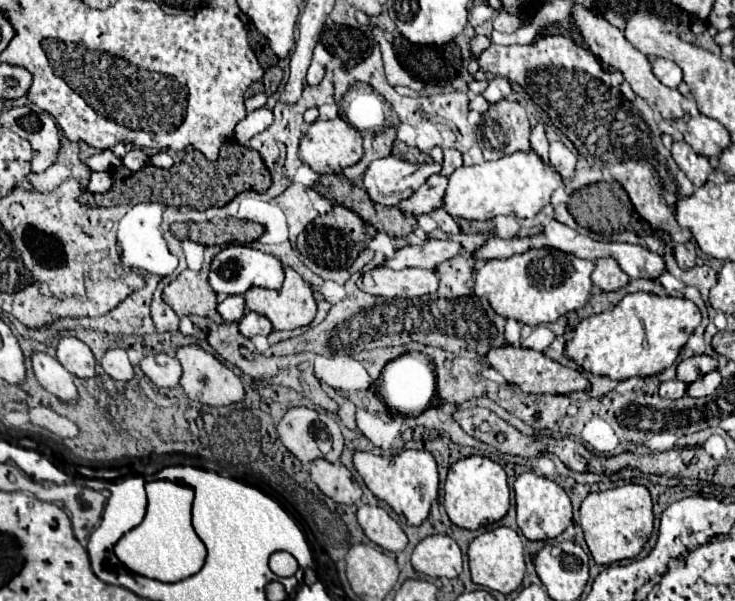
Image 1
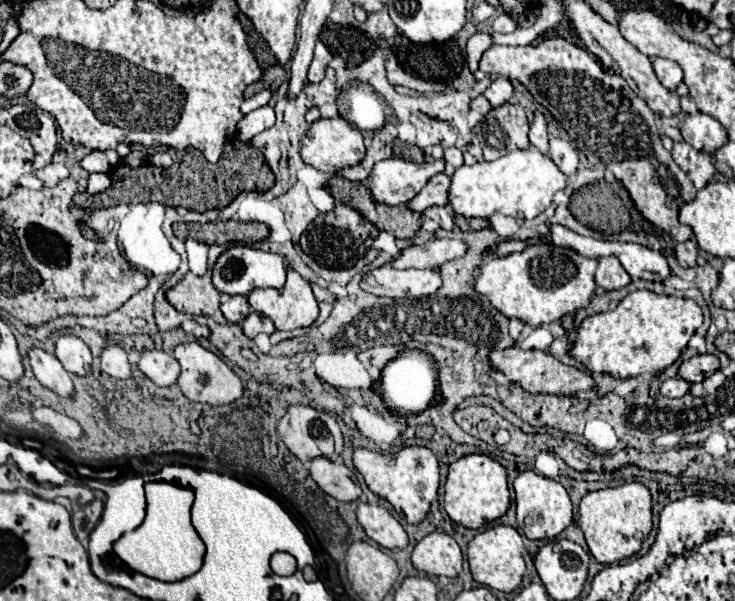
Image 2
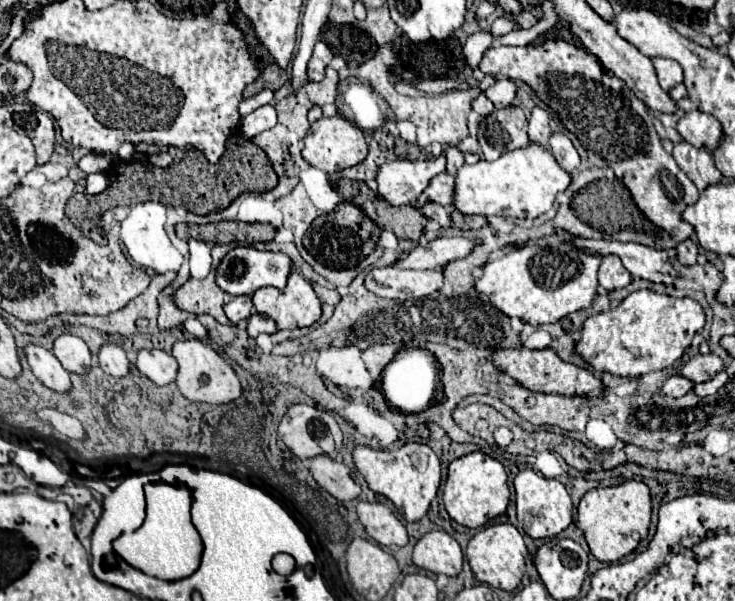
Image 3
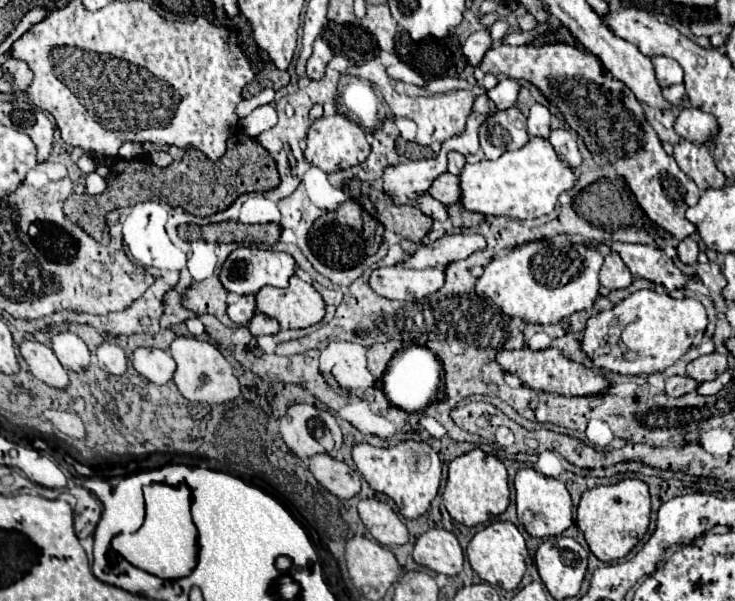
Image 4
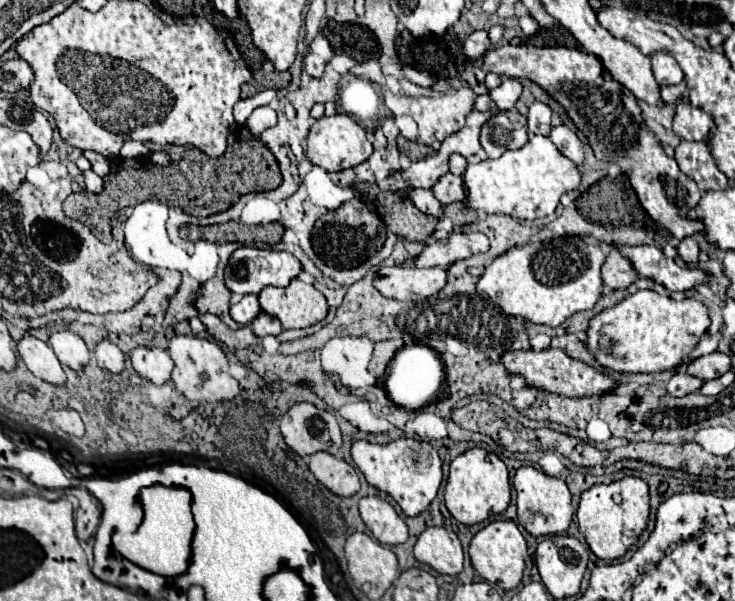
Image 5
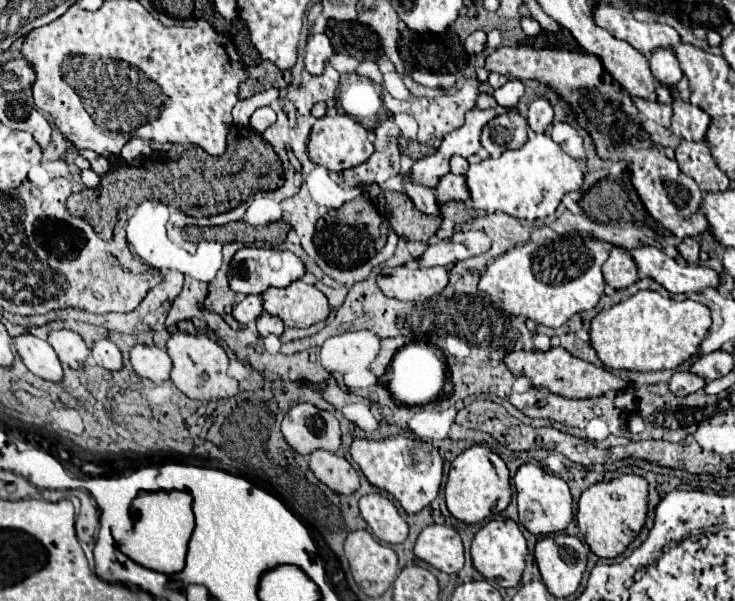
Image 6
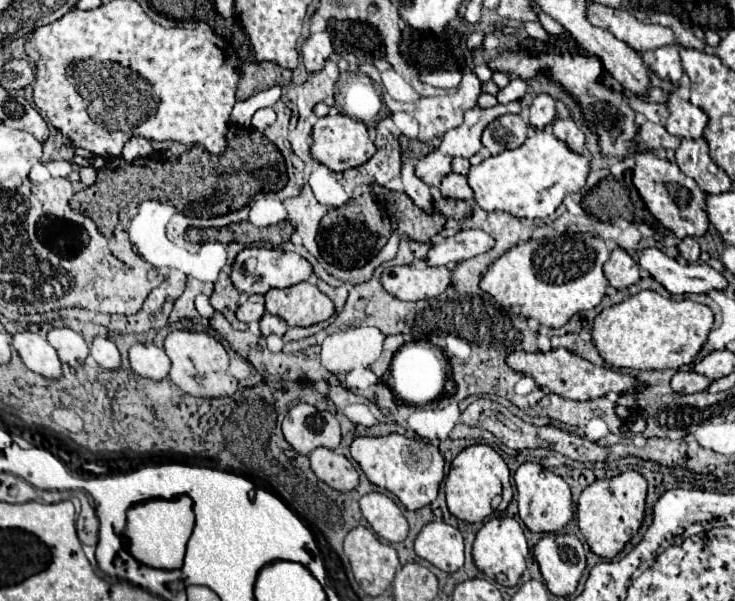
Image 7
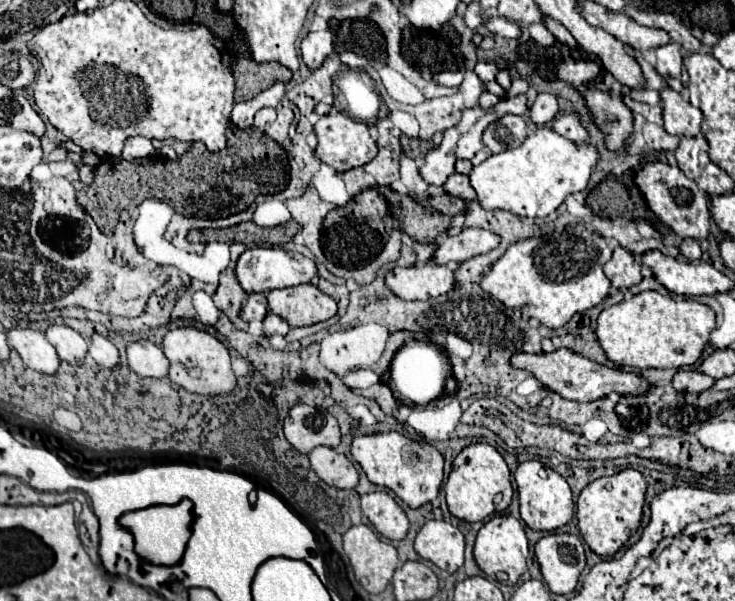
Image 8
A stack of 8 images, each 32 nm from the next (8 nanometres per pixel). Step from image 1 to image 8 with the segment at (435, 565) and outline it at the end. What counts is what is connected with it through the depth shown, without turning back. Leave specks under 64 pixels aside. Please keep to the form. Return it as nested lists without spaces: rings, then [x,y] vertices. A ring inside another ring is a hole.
[[[428,520],[414,540],[414,550],[446,572],[464,564],[464,534],[444,520]]]

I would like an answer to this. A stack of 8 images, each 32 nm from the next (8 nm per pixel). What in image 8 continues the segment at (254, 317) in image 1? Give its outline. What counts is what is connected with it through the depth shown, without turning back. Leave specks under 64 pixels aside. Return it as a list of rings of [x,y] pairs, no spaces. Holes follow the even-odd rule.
[[[268,314],[268,316],[264,318],[264,332],[266,332],[266,336],[272,336],[272,334],[282,334],[282,336],[286,336],[286,334],[290,332],[290,326],[288,326],[286,320],[280,320],[280,316]]]

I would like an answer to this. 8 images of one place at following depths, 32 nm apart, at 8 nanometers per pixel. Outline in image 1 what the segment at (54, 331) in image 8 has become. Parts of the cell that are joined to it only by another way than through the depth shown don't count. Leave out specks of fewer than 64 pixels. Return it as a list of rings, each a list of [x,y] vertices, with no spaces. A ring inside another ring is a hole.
[[[64,336],[58,340],[56,358],[68,372],[76,374],[78,378],[94,376],[94,356],[90,348],[74,336]]]

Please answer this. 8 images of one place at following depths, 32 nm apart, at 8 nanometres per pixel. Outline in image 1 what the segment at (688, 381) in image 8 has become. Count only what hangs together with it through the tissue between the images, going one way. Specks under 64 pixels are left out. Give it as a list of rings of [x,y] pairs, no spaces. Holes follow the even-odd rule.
[[[668,380],[660,384],[660,396],[664,398],[682,398],[688,390],[688,384],[684,384],[682,380]]]

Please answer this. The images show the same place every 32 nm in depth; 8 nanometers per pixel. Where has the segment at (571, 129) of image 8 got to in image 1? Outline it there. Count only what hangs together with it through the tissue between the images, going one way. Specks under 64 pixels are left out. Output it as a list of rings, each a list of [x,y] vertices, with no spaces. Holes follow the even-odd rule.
[[[560,140],[550,142],[550,162],[562,174],[564,180],[568,180],[570,176],[574,176],[576,154],[574,154],[574,150],[568,144],[564,144]]]

